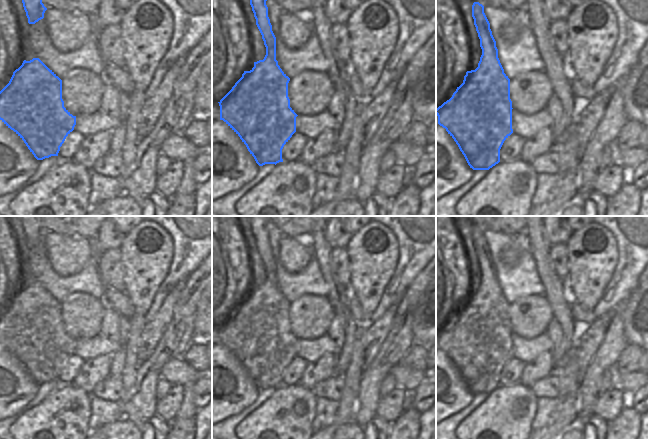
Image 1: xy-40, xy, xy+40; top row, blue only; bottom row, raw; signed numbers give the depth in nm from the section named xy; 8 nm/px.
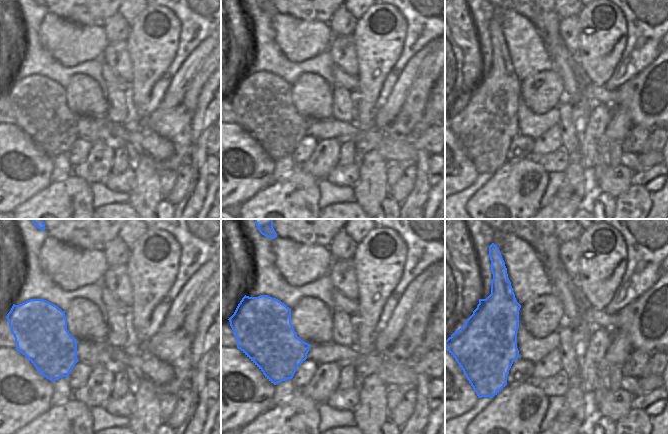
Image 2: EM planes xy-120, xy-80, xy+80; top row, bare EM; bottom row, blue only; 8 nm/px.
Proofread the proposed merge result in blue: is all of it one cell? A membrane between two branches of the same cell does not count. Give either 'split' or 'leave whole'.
split

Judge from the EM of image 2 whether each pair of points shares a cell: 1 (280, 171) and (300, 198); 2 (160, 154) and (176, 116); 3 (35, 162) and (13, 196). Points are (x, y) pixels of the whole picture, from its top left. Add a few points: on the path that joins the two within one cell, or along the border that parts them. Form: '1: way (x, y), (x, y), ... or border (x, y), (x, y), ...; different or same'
1: border (296, 166), (269, 185); different
2: border (145, 128), (172, 144), (171, 157); different
3: way (27, 170), (13, 188); same

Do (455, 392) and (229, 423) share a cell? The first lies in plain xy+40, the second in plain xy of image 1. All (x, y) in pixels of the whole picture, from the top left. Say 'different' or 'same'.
different

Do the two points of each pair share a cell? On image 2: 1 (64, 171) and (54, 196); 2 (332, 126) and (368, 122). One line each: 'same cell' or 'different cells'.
1: different cells
2: different cells

